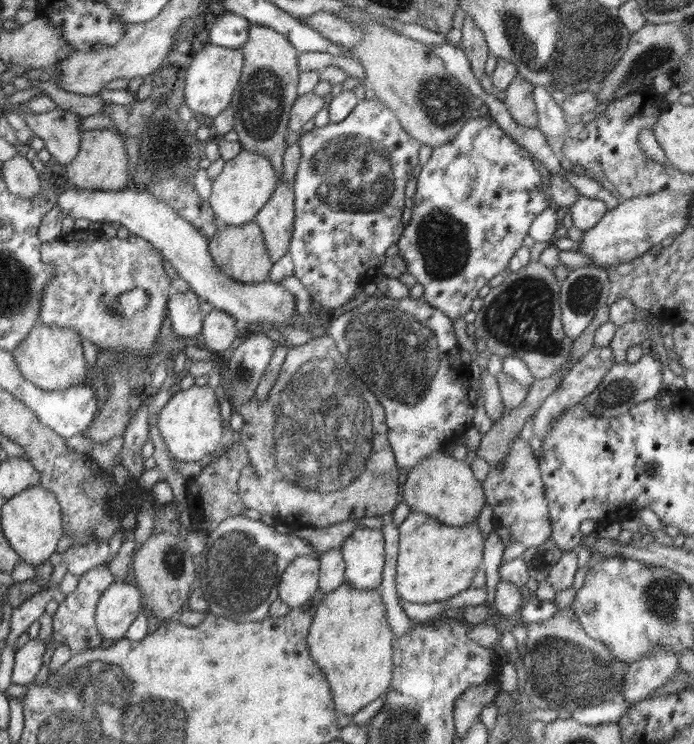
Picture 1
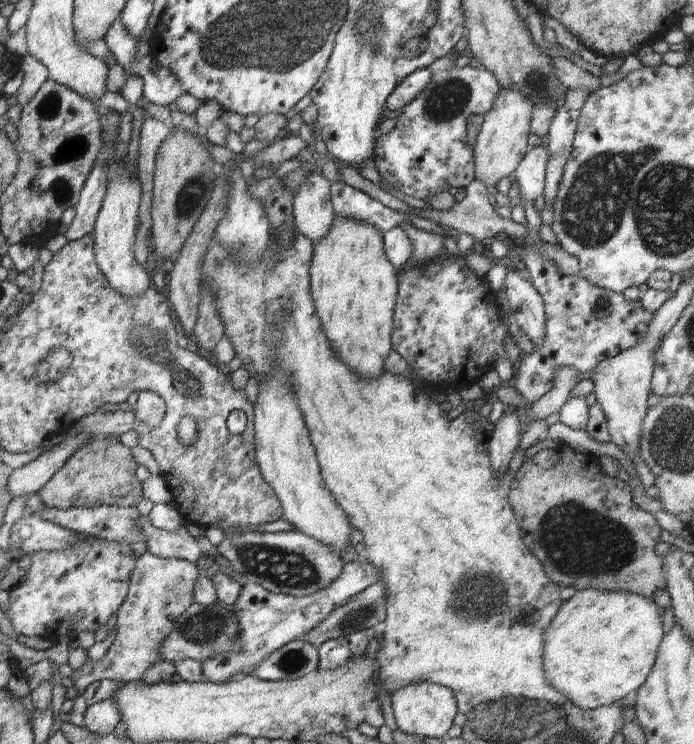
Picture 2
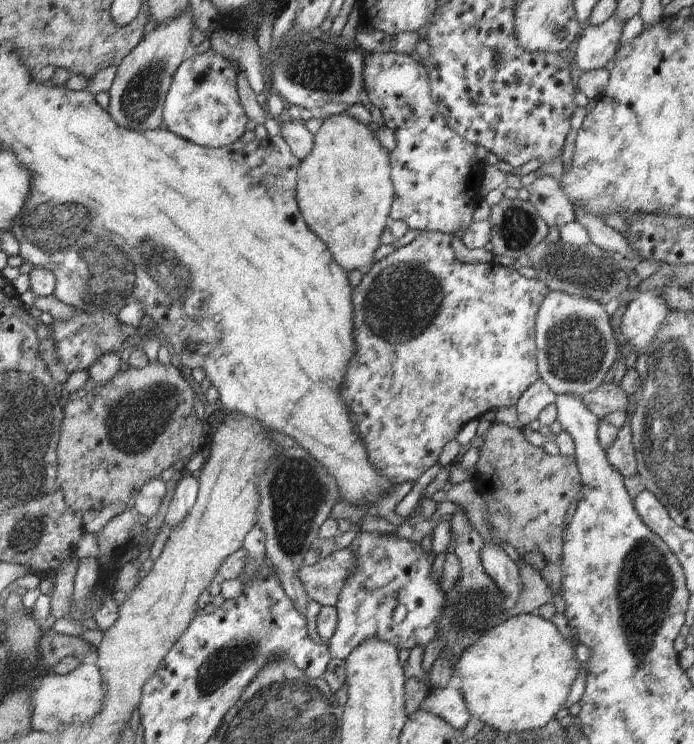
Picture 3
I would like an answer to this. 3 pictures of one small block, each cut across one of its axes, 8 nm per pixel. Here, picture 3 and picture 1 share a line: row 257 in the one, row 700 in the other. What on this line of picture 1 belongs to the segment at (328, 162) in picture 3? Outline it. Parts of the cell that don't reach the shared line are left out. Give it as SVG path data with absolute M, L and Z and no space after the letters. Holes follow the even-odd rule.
M348 582L324 595L312 617L308 652L332 690L336 711L354 716L387 692L393 678L394 636L378 590L355 590Z

